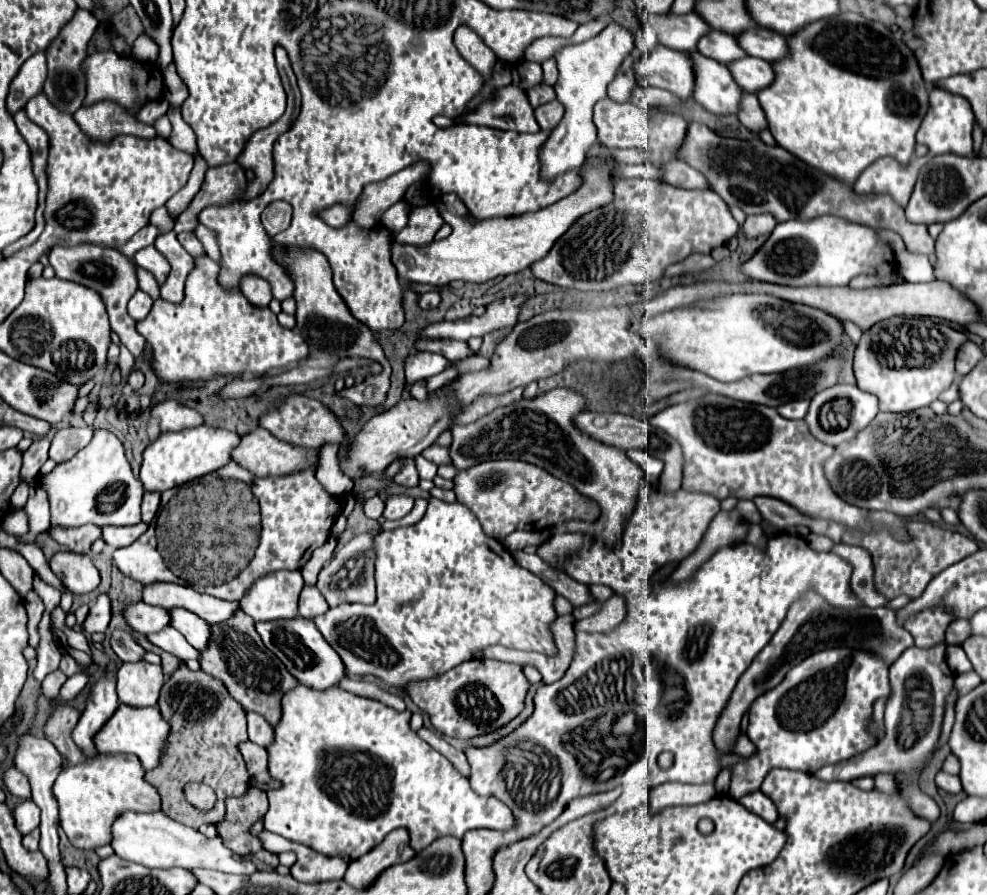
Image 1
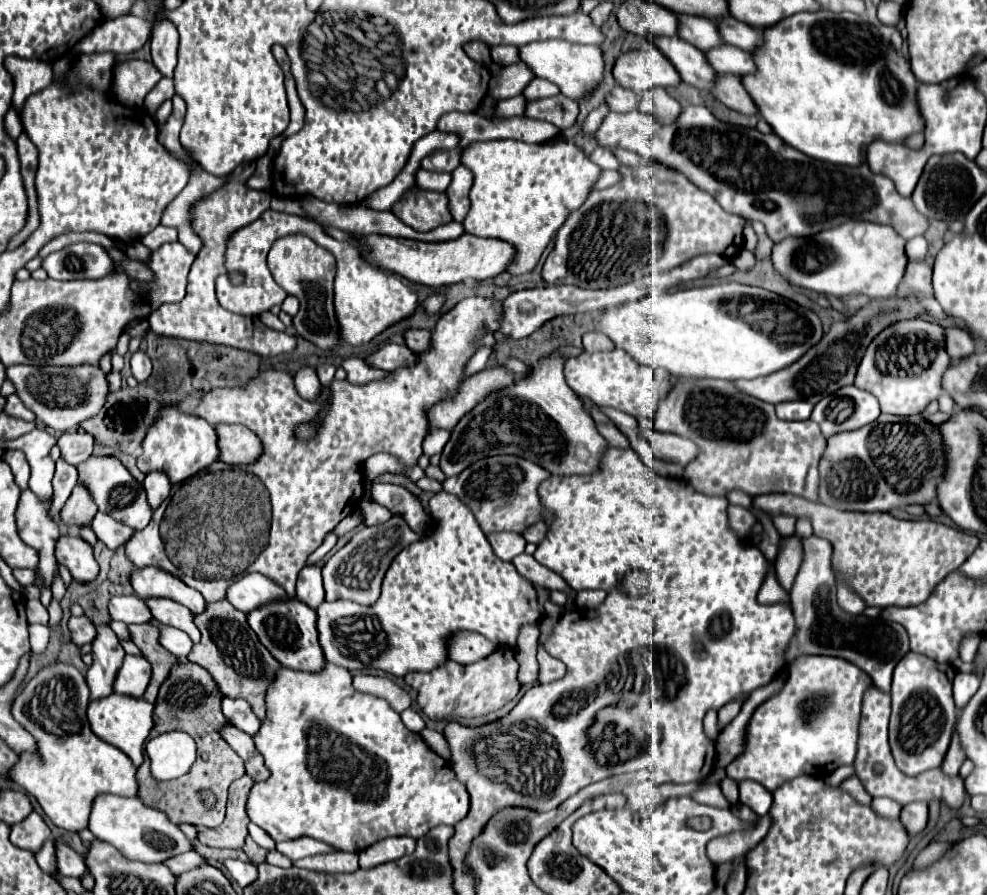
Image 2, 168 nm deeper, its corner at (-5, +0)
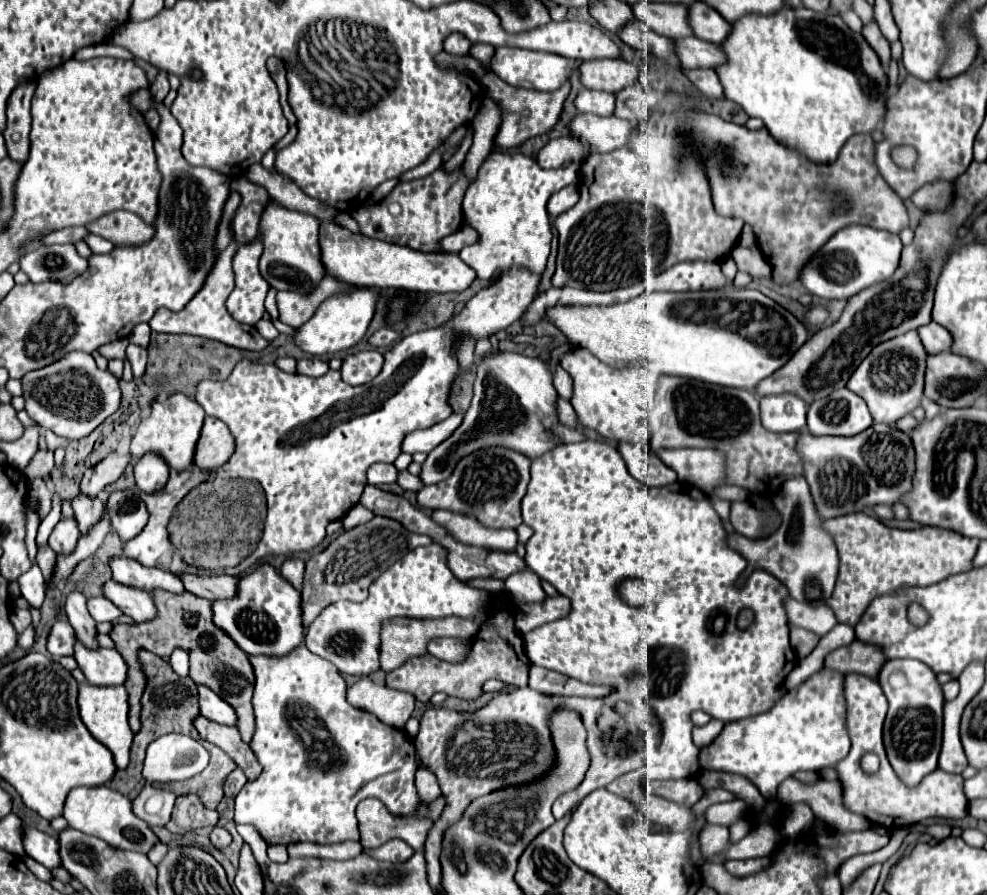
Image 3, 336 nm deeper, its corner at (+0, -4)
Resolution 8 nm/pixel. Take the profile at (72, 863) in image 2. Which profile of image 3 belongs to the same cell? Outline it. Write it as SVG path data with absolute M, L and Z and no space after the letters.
M26 826L26 830L24 830L24 848L26 848L28 856L32 856L36 862L44 864L48 870L54 870L54 868L62 866L58 842L52 836L48 836L40 830L34 830L34 828Z

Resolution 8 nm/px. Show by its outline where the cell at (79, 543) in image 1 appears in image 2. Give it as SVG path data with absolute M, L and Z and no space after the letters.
M75 484L69 500L61 510L61 518L69 526L89 526L91 518L97 514L95 502L91 500L91 492L83 488L83 484Z

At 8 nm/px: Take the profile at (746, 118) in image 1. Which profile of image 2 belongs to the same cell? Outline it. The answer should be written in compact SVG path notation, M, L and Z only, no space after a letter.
M719 76L719 84L715 84L713 96L731 110L741 114L757 114L757 108L751 96L745 92L739 76Z

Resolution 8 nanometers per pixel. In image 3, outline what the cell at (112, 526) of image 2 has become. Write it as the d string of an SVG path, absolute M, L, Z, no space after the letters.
M78 494L72 500L72 508L74 508L74 518L78 522L78 528L84 536L104 518L104 498L100 496L88 498Z

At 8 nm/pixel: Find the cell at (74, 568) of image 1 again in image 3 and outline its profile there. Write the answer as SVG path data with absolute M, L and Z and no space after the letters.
M62 518L56 524L56 528L52 530L48 544L58 556L70 556L76 550L78 538L80 538L80 532L78 532L76 520L74 518Z

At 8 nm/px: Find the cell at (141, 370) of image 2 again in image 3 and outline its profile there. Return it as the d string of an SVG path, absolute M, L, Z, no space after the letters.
M128 344L126 356L128 356L128 362L132 364L134 378L142 378L144 370L146 370L146 348L140 348L136 344Z

